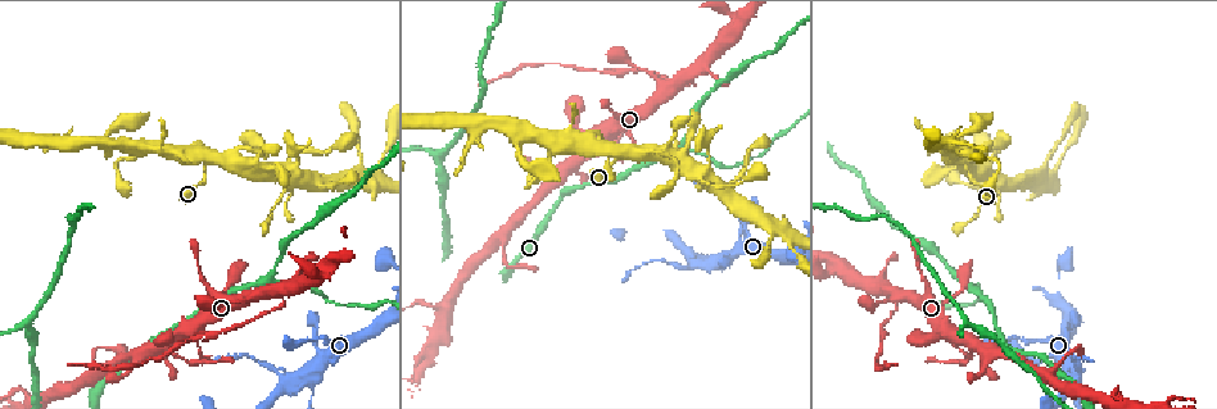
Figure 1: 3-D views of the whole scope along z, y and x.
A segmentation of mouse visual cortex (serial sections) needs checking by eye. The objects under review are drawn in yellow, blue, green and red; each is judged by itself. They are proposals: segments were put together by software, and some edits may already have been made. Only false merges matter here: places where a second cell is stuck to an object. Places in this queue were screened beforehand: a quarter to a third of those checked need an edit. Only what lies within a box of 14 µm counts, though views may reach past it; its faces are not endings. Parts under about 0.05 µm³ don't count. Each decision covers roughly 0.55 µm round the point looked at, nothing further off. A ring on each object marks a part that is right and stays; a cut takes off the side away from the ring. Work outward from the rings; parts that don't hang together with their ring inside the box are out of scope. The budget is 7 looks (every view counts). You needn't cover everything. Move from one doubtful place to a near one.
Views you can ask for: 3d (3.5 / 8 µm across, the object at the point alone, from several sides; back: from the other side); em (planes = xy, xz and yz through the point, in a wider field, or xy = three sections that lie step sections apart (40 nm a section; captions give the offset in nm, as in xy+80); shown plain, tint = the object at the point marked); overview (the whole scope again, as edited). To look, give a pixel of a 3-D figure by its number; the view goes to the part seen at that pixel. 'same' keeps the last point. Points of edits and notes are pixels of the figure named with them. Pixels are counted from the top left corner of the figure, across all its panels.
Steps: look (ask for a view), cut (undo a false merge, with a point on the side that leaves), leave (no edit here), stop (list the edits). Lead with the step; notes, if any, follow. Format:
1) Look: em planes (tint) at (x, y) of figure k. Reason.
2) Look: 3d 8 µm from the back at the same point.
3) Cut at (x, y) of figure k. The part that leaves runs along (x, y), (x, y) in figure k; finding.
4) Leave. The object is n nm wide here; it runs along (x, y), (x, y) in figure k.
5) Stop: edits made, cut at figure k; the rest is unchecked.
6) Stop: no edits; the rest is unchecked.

Look: 3d 3.5 µm at (573, 161) of figure 1. Side arm on a straight run.

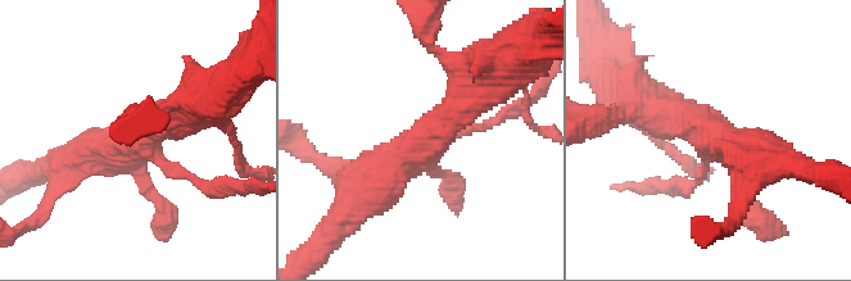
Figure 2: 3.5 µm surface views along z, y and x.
Look: em xy step 3 (tint) at (713, 137) of figure 2. Need the tissue.

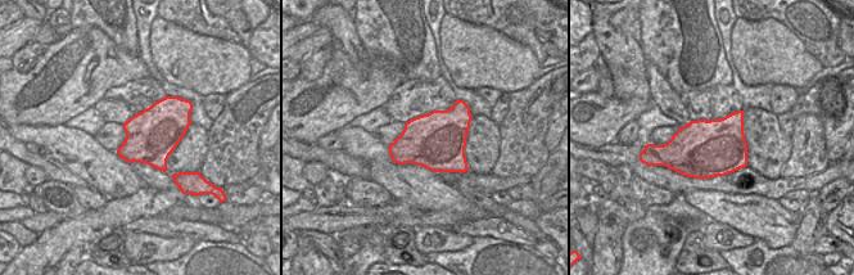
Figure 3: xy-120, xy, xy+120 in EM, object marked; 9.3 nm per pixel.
Look: em xy step 5 (tint) at the same point. Cut it another way.

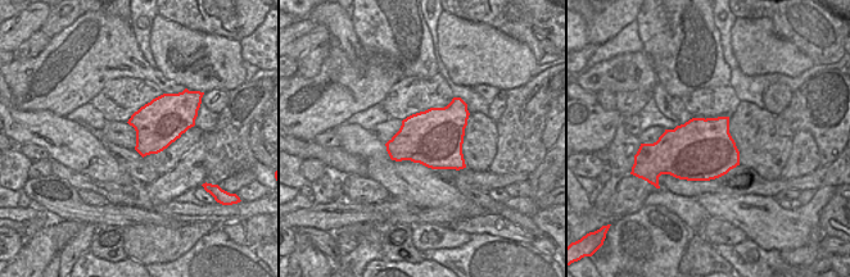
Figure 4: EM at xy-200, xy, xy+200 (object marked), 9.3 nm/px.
Cut at (199, 182) of figure 2. The part that leaves runs along (164, 163), (208, 186), (254, 182) in figure 2; a second cell is stuck on.

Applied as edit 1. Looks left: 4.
Look: 3d 3.5 µm at (688, 78) of figure 1. Two arms in line, one across.

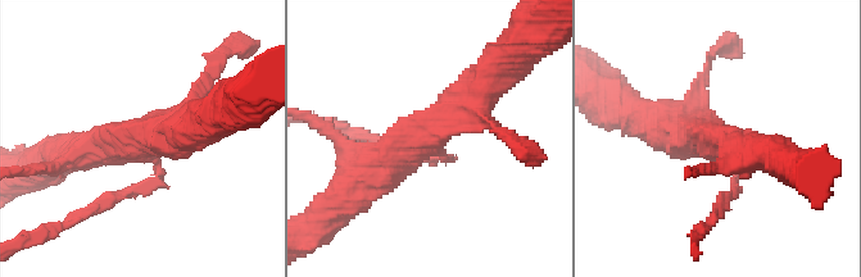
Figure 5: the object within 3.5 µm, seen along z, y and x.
Look: em xy step 5 (tint) at (137, 144) of figure 5. 3 arms meet here; the arms are 150, 400, 450 nm wide.

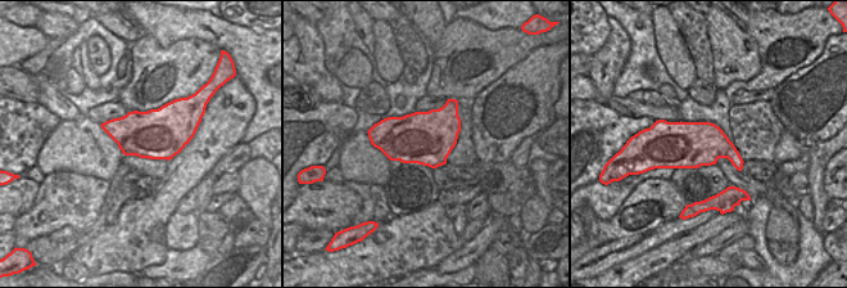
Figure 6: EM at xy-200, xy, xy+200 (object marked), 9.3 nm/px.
Cut at (121, 194) of figure 5. The object is 500 nm wide here; the part that leaves runs along (157, 162), (153, 181), (63, 225) in figure 5; a second cell is stuck on.

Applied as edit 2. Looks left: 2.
Stop: edits made, cut at figure 2, cut at figure 5; the rest is unchecked.

